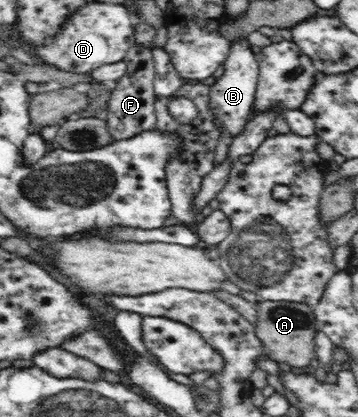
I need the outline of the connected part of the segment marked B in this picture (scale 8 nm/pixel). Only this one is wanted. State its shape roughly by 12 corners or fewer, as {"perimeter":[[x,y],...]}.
{"perimeter":[[232,41],[210,86],[211,113],[233,137],[254,114],[259,64],[249,41]]}

